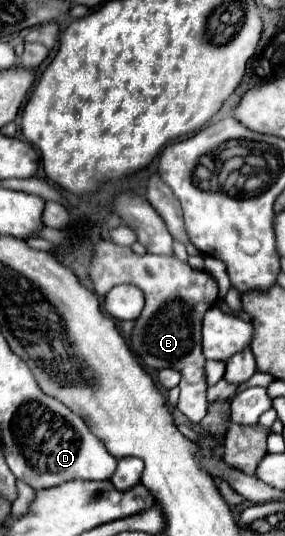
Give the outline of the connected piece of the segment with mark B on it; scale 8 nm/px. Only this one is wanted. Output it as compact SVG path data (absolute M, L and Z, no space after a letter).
M100 241L92 259L90 277L96 291L110 291L120 283L136 285L144 291L146 305L142 315L136 319L136 327L130 337L132 351L142 359L146 367L172 367L182 373L178 409L192 421L200 423L208 411L206 399L206 373L202 355L202 317L218 301L216 279L204 271L192 269L176 257L162 255L136 255L130 247Z

